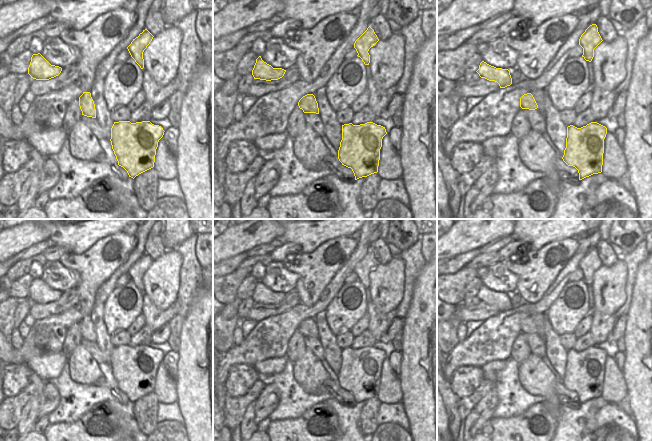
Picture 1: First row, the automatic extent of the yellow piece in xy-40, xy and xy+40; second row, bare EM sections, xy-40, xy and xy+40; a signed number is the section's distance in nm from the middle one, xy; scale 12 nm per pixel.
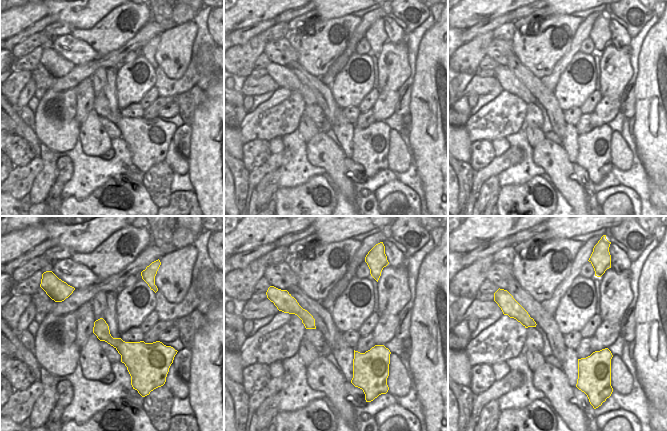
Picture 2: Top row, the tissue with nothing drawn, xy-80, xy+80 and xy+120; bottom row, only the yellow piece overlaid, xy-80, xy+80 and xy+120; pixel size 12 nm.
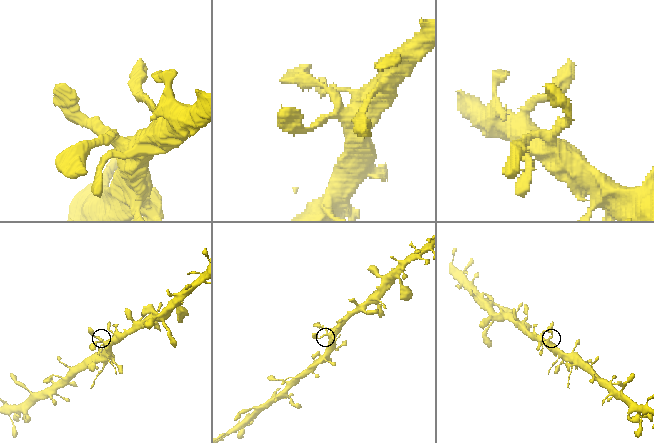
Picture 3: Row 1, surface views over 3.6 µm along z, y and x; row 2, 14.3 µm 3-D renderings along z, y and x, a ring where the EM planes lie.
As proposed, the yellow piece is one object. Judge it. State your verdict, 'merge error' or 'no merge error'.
no merge error

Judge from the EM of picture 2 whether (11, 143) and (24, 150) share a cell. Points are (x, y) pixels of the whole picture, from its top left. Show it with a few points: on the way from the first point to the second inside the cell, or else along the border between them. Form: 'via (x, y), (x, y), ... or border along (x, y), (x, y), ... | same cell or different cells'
via (14, 146), (21, 150) | same cell

